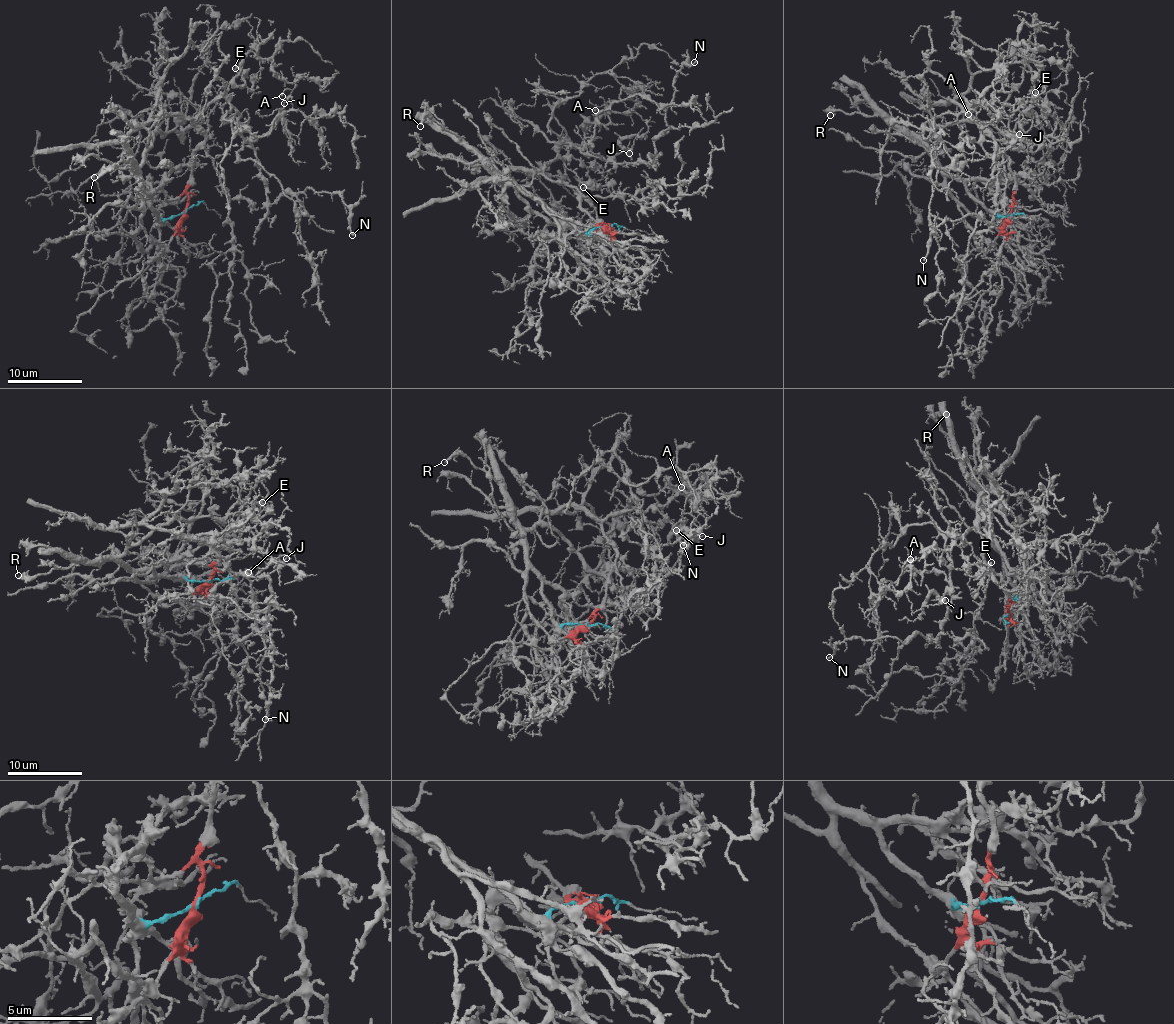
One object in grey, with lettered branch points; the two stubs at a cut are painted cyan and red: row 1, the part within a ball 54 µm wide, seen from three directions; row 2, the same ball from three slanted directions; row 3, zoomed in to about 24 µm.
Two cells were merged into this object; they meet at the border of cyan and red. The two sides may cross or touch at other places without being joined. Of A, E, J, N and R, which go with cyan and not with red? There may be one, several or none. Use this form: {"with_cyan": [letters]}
{"with_cyan": ["R"]}

